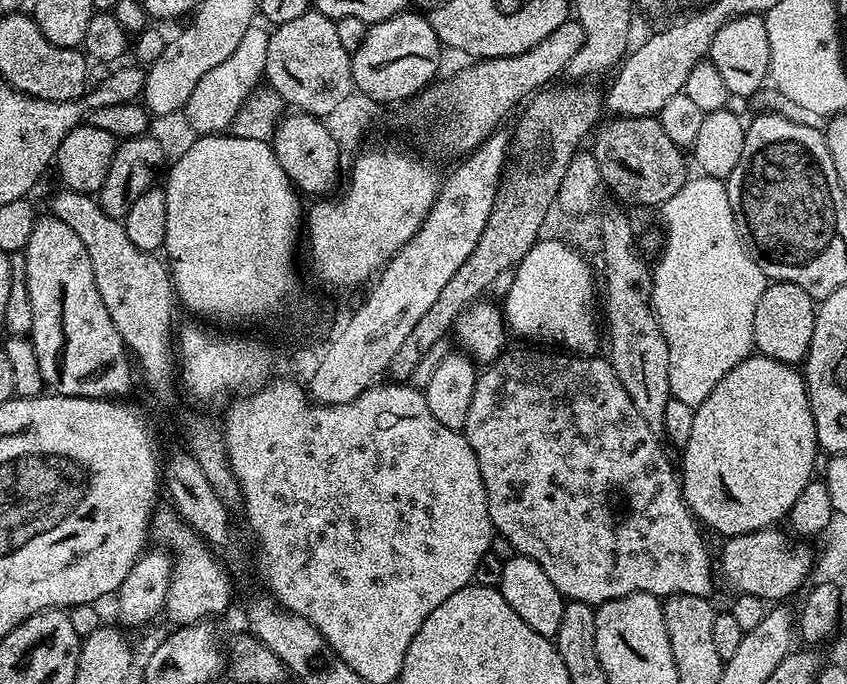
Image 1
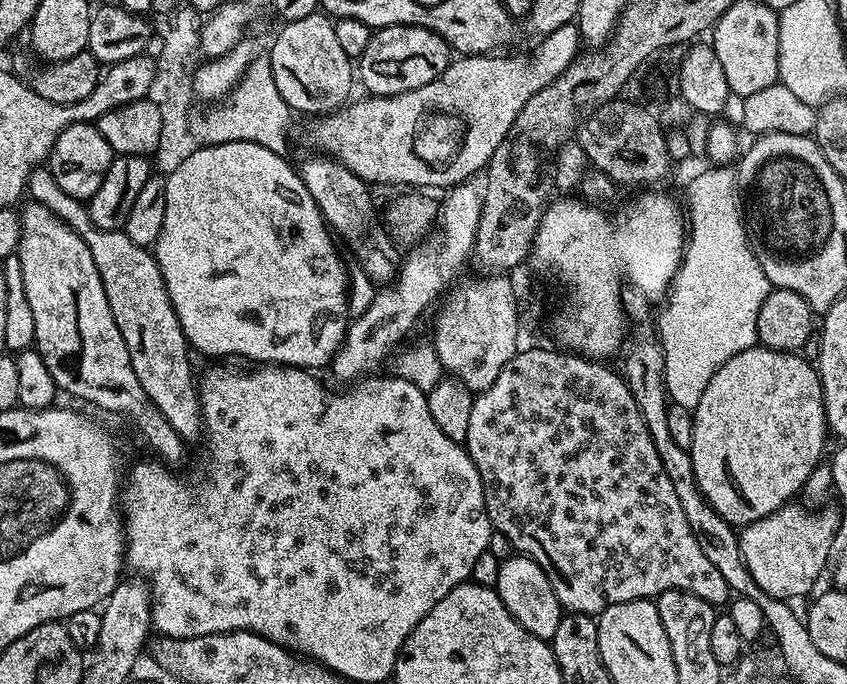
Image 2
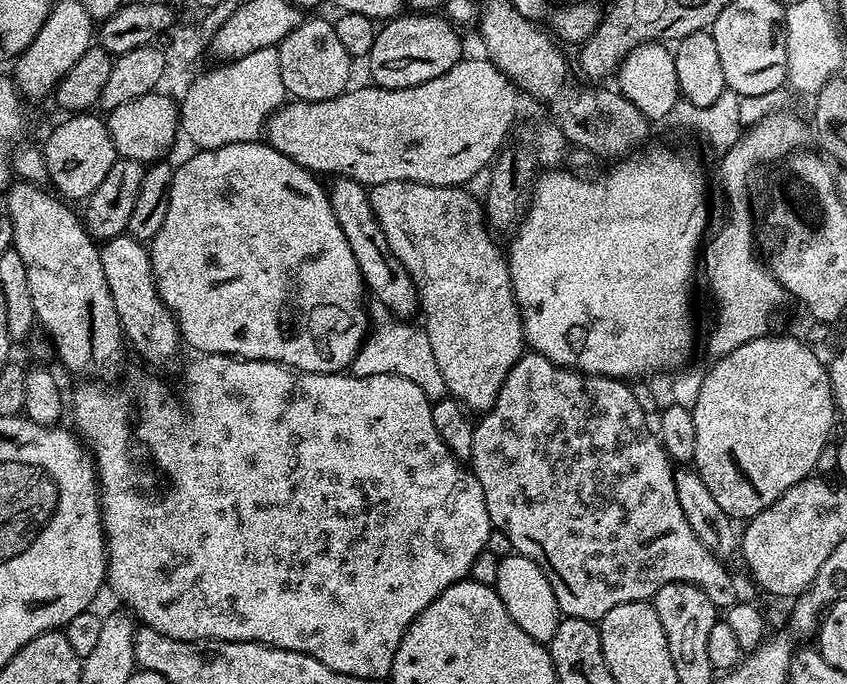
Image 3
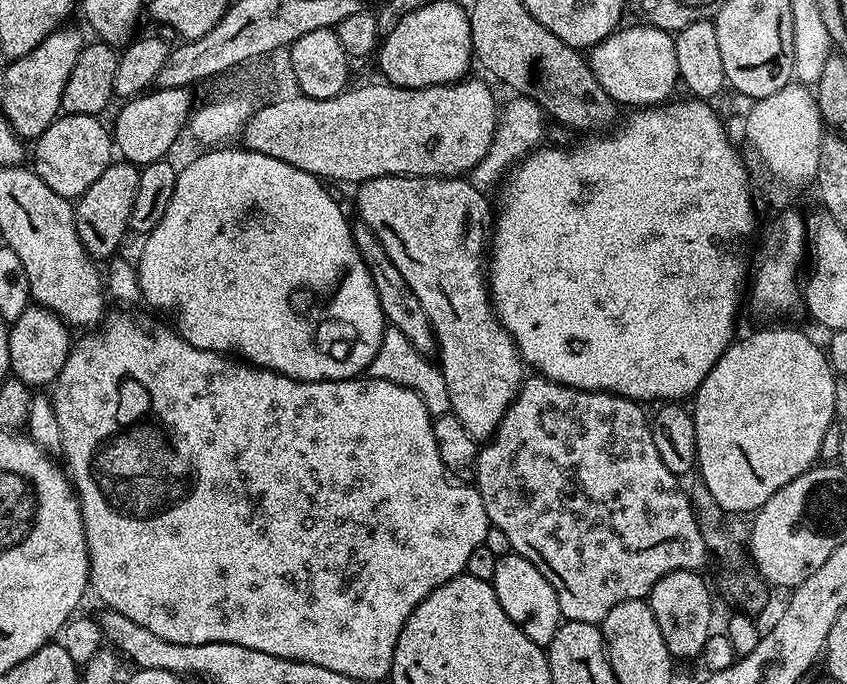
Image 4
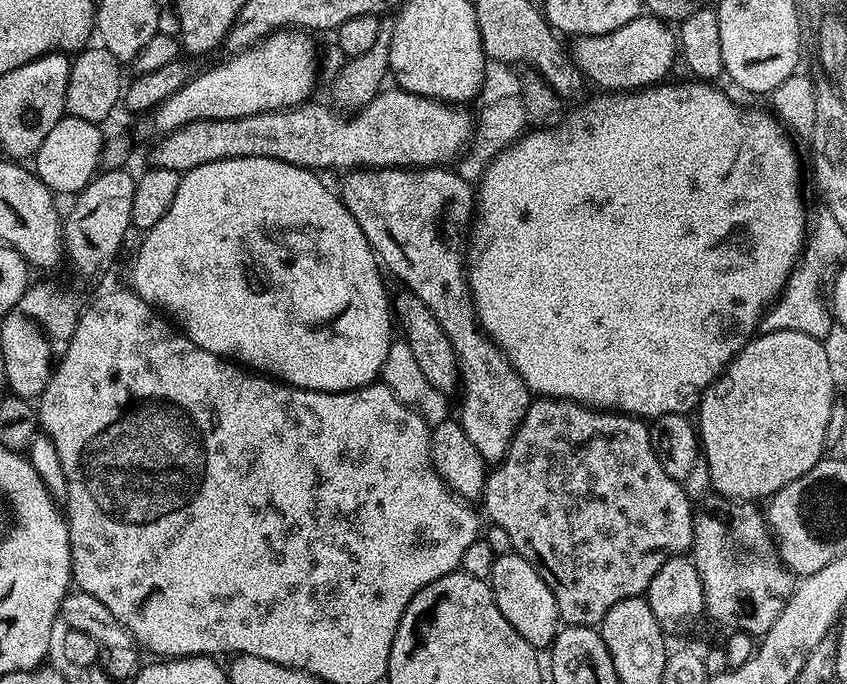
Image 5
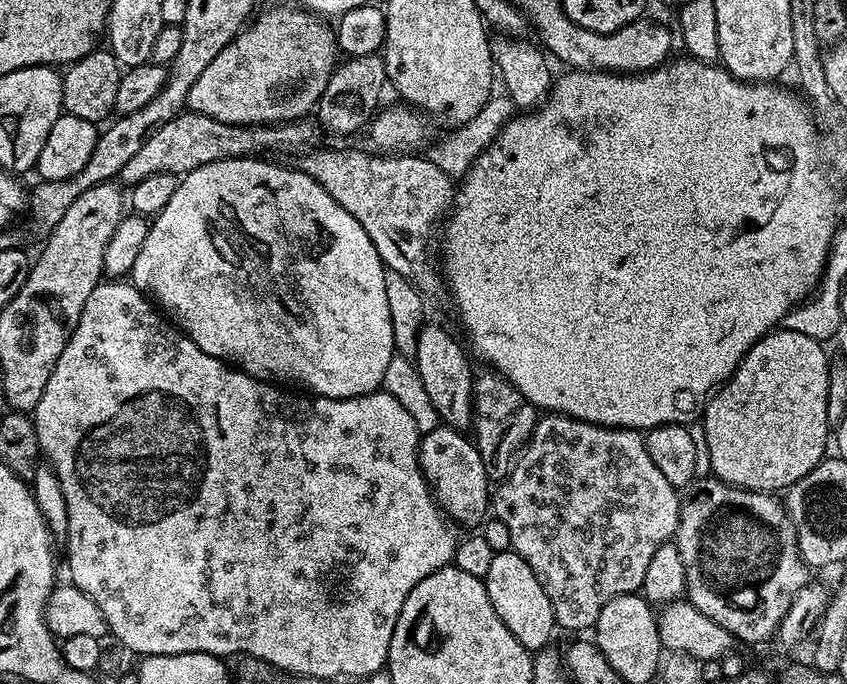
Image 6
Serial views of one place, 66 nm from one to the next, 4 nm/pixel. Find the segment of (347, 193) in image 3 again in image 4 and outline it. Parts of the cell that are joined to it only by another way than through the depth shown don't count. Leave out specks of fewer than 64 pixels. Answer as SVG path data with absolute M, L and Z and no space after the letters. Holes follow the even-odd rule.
M361 222L353 223L352 237L370 270L374 290L378 290L378 302L384 311L385 321L391 327L401 331L424 357L431 357L436 352L436 335L430 326L430 318L426 318L426 310L422 310L422 302L418 302L414 290L410 290L410 286L406 286L406 278L402 278L398 266L394 266L394 262L390 262L382 242L365 224Z

